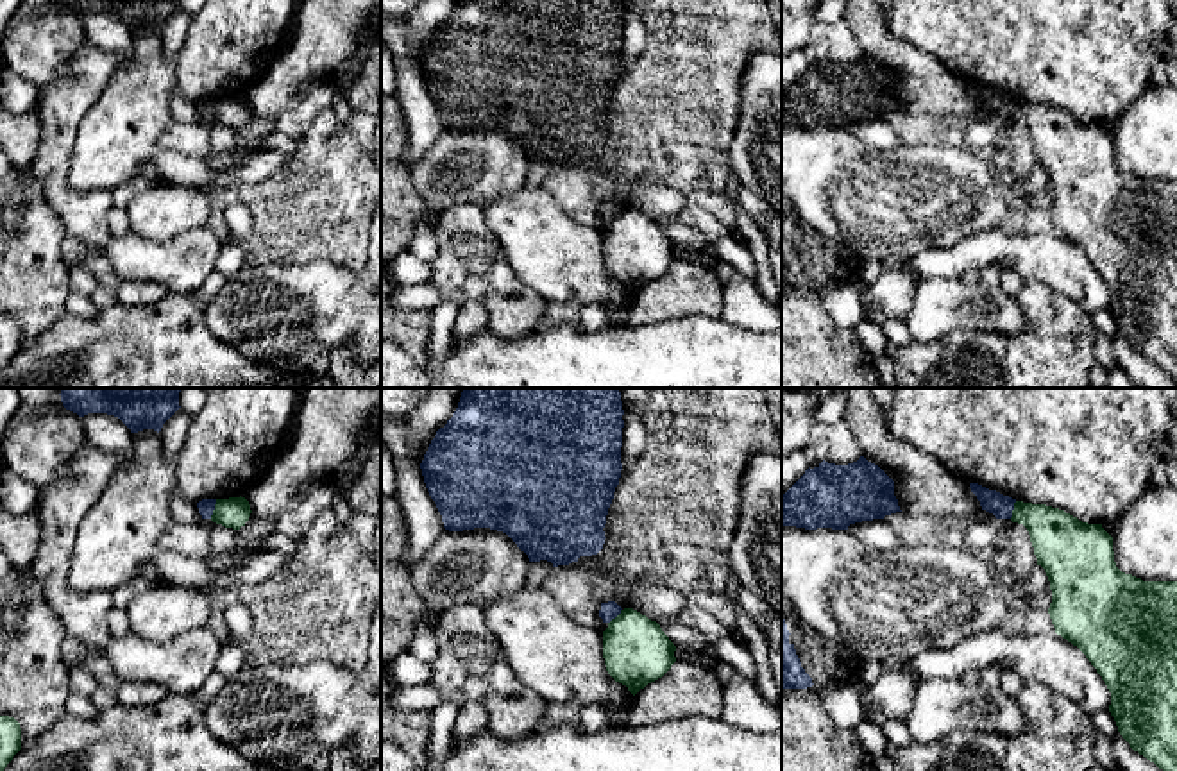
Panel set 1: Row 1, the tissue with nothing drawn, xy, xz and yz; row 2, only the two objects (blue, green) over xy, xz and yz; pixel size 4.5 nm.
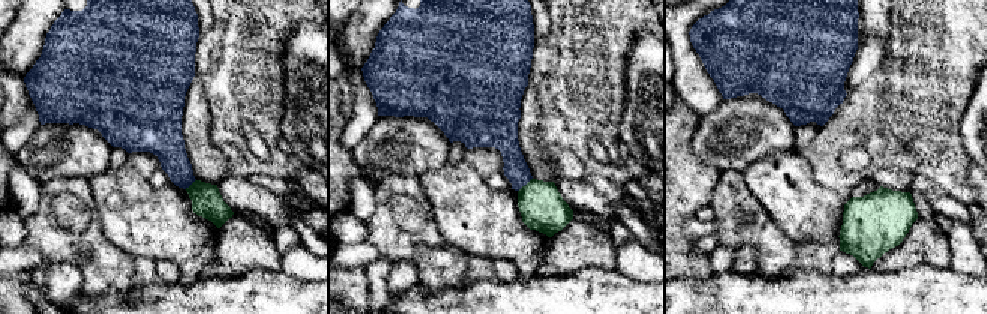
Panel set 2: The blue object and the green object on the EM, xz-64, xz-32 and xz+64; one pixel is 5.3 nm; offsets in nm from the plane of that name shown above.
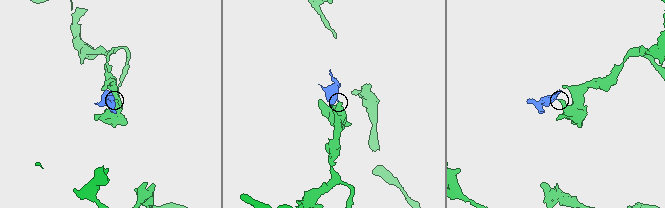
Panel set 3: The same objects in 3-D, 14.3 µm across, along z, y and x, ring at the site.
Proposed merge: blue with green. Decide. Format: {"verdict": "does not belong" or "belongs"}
{"verdict": "does not belong"}

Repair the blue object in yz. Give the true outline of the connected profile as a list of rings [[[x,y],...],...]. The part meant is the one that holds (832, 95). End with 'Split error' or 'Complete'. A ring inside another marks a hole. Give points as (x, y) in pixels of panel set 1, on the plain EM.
[[[860,55],[848,64],[821,61],[782,95],[782,123],[848,129],[850,123],[902,111],[894,80]]]. Complete

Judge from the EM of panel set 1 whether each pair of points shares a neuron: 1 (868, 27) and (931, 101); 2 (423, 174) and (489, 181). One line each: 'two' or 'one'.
1: one
2: one

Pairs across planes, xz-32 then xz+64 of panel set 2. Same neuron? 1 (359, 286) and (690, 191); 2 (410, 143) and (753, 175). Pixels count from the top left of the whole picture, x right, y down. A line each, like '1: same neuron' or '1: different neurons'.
1: same neuron
2: different neurons

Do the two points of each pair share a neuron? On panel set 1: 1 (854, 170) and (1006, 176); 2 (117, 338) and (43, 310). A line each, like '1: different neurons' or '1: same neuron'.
1: different neurons
2: different neurons

